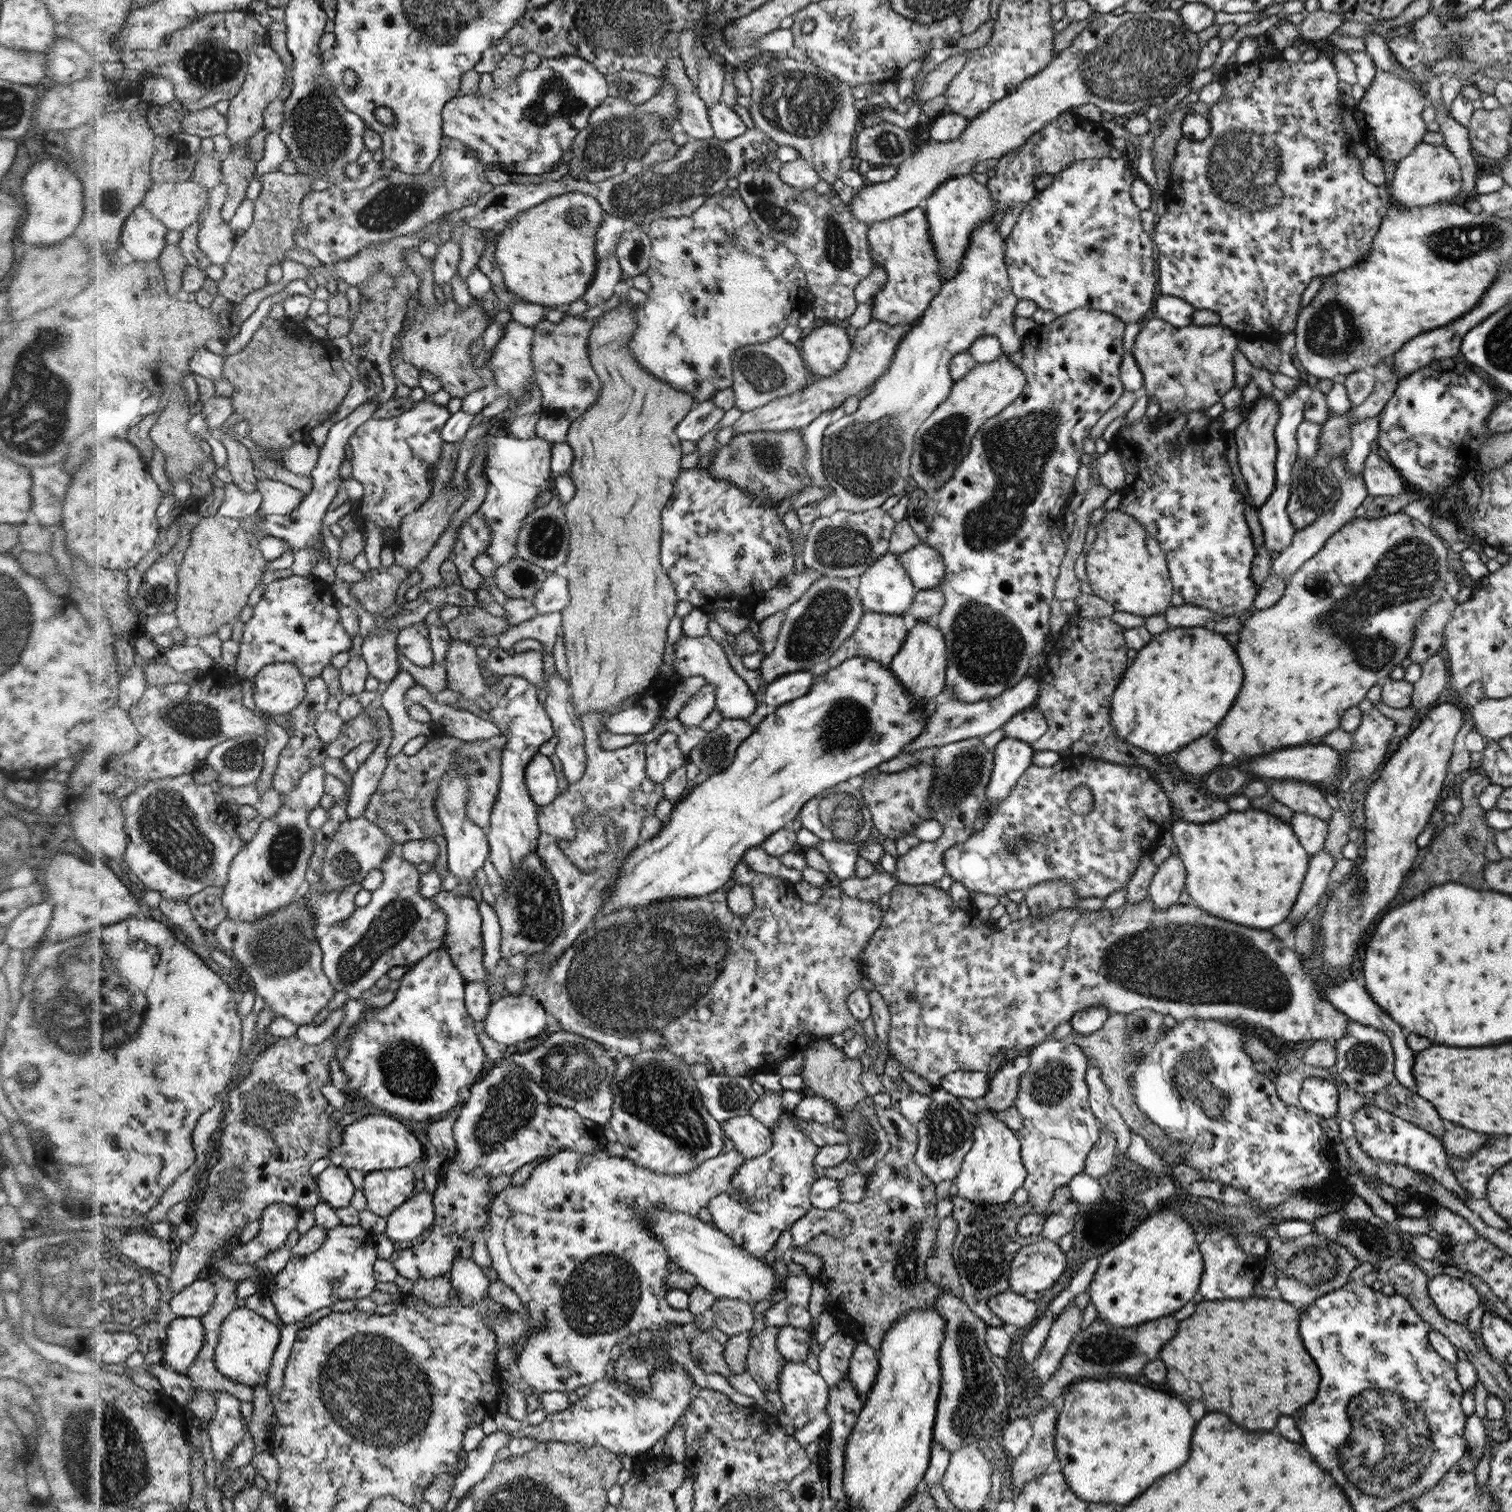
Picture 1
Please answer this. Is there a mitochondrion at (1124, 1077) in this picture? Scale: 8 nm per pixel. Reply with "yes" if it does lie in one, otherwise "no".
no

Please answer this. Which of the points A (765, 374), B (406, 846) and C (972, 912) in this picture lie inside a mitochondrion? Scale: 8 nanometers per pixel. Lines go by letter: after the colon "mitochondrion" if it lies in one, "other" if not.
A: mitochondrion
B: other
C: other

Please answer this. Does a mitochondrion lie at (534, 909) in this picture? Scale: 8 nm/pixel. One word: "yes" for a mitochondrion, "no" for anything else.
yes

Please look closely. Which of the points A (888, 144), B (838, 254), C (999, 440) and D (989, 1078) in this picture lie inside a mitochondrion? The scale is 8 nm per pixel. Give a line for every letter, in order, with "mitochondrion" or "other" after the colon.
A: mitochondrion
B: mitochondrion
C: mitochondrion
D: other

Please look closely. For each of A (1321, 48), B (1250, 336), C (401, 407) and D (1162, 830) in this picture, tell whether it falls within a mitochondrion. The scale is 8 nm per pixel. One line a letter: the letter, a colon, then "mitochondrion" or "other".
A: other
B: other
C: other
D: other

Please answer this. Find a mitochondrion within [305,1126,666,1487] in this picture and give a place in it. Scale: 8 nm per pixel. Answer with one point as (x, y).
(370, 1381)

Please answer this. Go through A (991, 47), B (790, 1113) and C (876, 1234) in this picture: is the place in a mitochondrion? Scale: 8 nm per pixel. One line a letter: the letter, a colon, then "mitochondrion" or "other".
A: other
B: other
C: other

